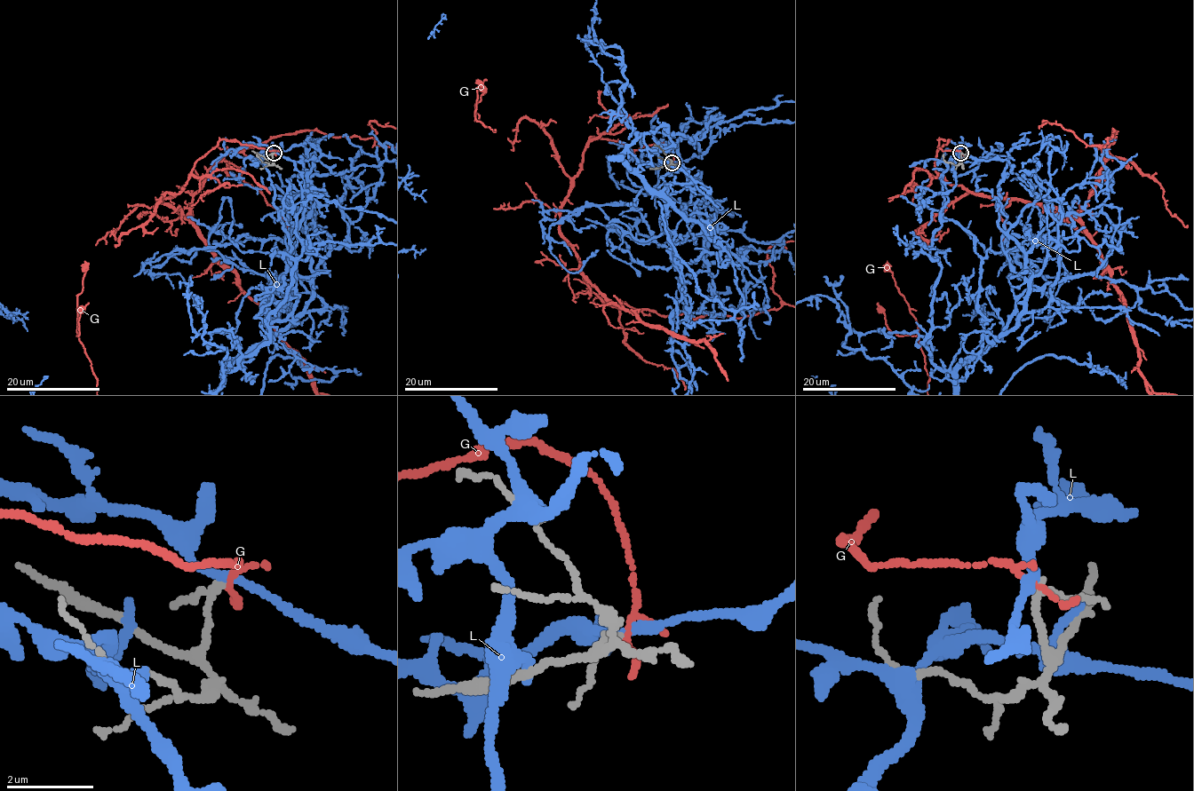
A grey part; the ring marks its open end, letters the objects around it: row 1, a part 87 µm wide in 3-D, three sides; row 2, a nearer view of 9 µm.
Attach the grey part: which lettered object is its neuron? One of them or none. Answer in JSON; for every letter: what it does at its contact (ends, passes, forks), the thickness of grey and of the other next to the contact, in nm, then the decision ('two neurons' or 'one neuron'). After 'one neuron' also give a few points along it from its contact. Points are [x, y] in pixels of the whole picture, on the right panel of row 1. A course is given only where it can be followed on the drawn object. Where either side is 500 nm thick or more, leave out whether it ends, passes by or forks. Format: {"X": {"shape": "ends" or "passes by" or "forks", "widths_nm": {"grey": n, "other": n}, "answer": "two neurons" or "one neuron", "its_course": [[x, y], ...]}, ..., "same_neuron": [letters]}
{"G": {"shape": "passes by", "widths_nm": {"grey": 150, "other": 110}, "answer": "two neurons"}, "L": {"shape": "passes by", "widths_nm": {"grey": 140, "other": 180}, "answer": "two neurons"}, "same_neuron": []}

